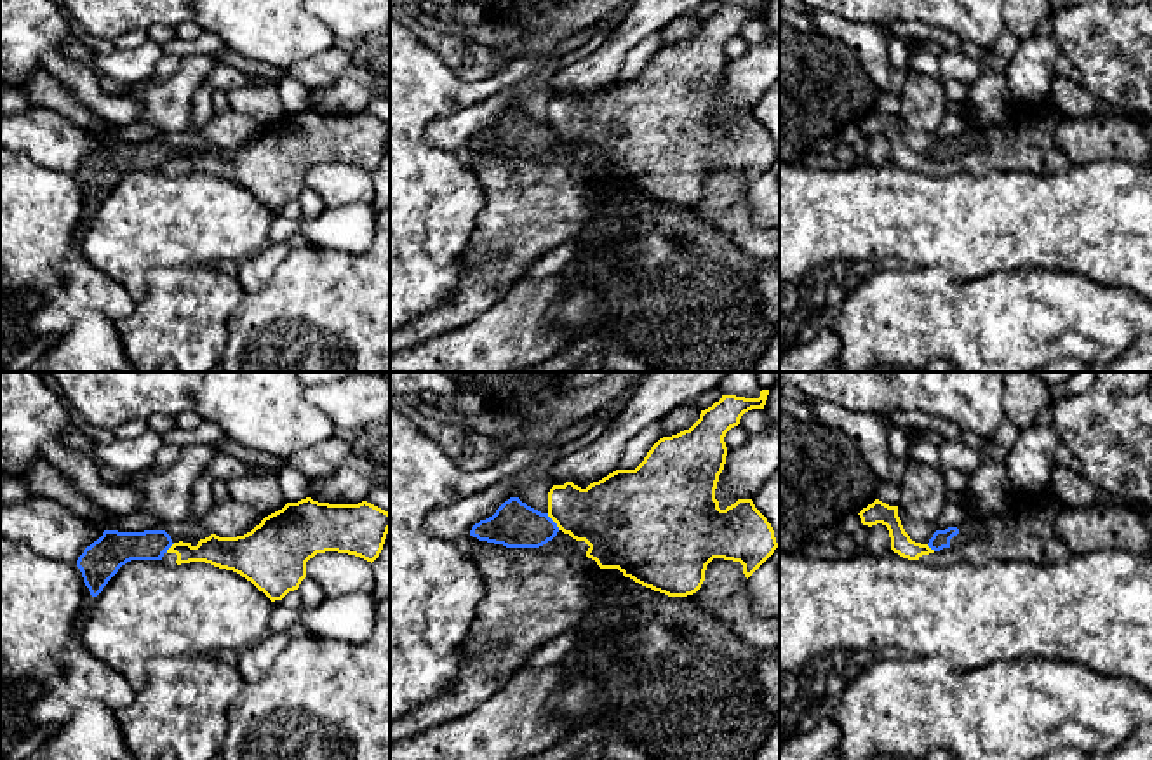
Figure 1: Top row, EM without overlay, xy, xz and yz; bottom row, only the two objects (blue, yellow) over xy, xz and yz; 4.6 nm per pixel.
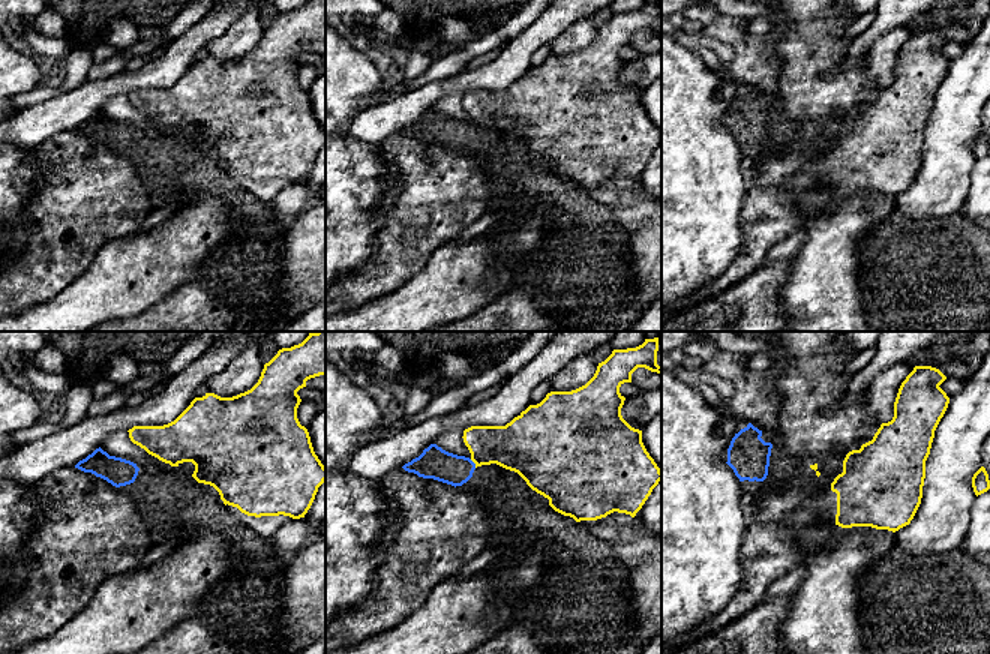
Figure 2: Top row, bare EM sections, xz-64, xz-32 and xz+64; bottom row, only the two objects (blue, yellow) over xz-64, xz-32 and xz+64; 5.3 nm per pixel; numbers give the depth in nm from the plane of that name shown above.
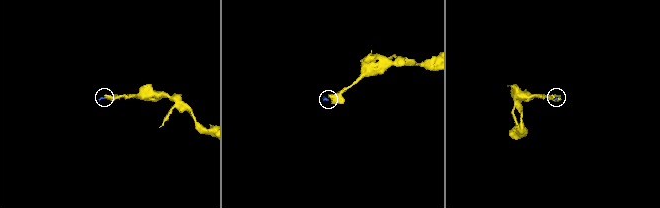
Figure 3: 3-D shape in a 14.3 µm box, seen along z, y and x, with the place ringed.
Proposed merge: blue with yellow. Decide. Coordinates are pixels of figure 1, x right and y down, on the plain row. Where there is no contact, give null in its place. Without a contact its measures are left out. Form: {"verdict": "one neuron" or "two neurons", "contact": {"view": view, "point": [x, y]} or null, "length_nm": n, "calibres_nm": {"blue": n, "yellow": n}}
{"verdict": "two neurons", "contact": {"view": "xz", "point": [554, 133]}, "length_nm": 100, "calibres_nm": {"blue": 200, "yellow": 320}}

